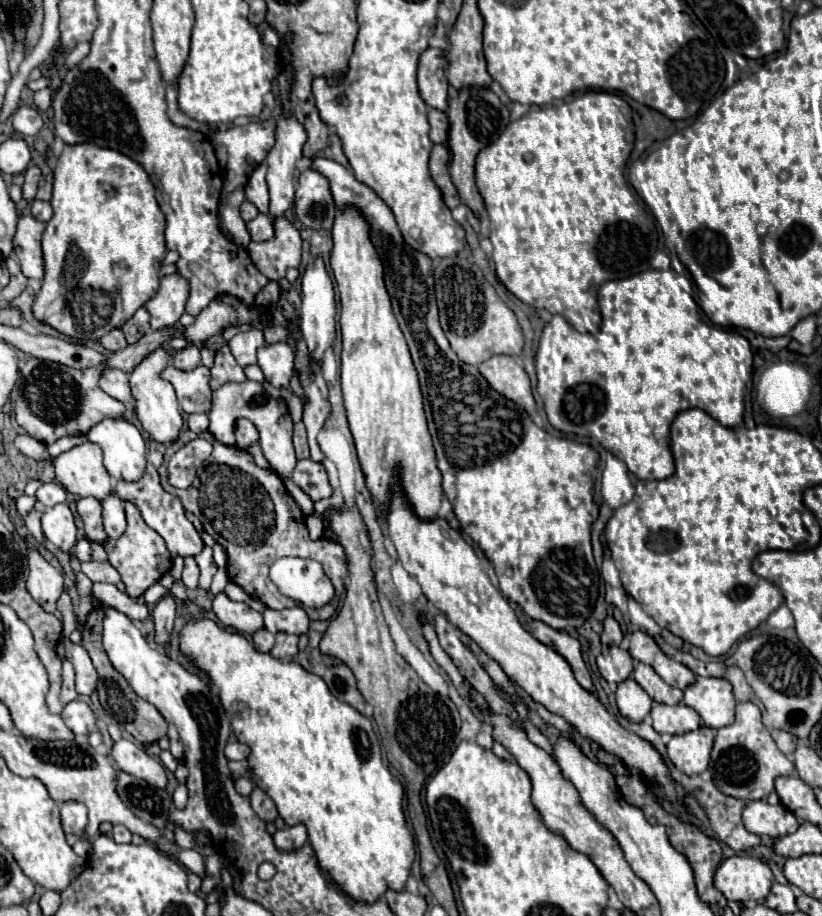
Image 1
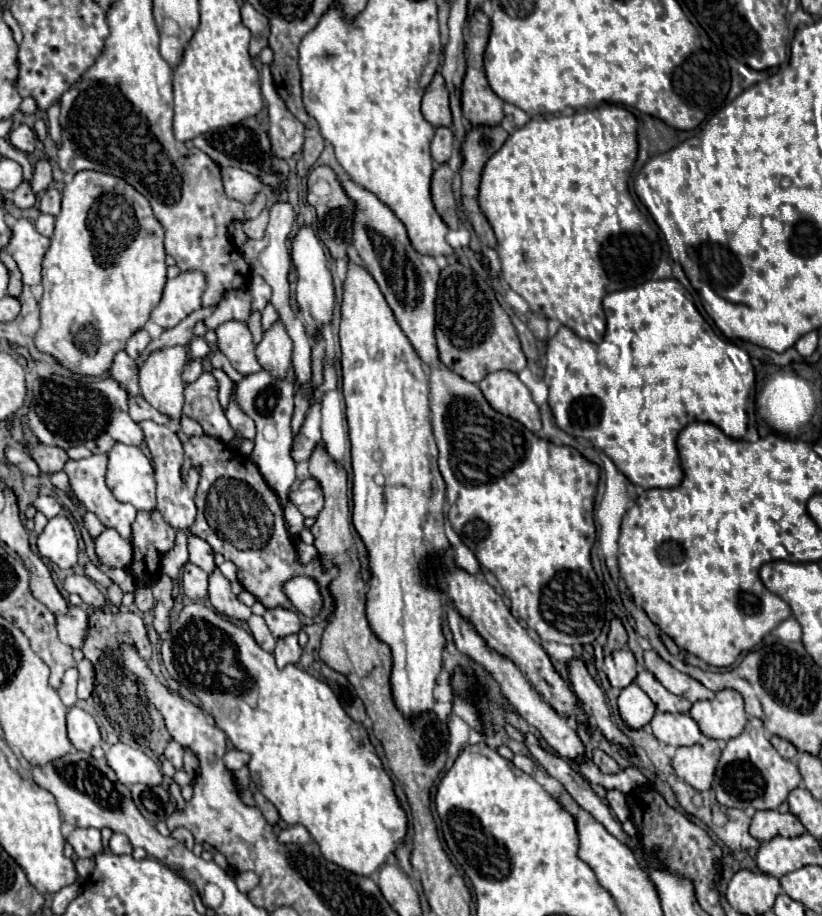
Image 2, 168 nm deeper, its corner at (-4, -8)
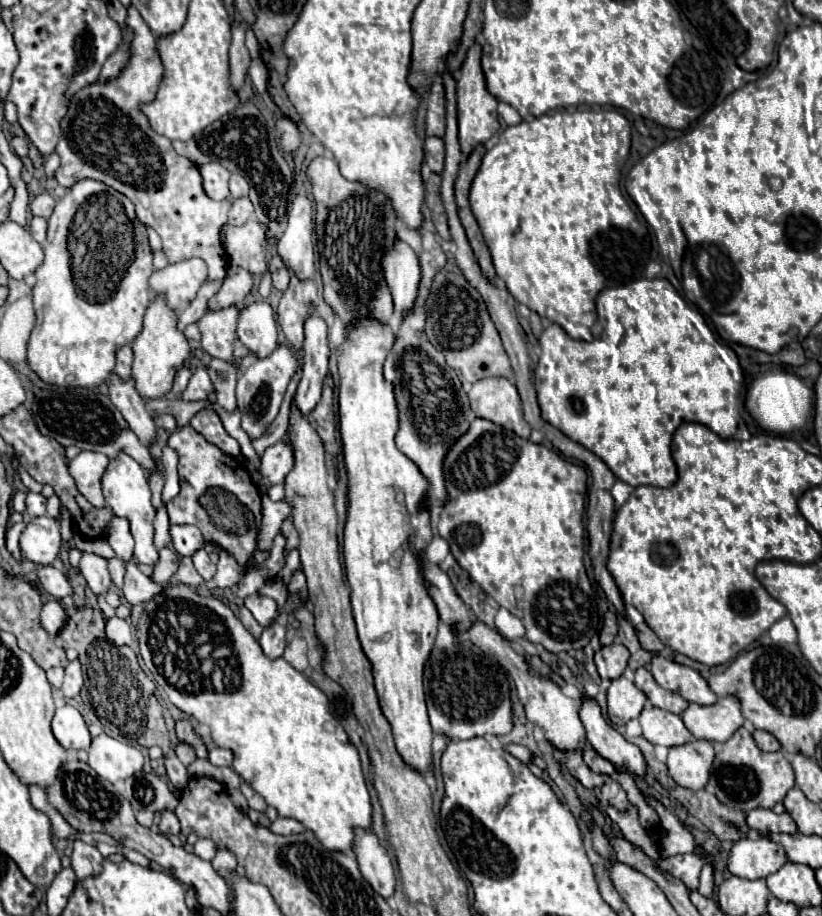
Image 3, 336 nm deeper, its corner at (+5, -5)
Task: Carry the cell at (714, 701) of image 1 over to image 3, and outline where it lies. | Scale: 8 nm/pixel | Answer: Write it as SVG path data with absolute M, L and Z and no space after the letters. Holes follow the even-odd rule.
M727 695L713 705L689 703L681 717L693 737L707 741L727 741L743 725L739 699L733 695Z

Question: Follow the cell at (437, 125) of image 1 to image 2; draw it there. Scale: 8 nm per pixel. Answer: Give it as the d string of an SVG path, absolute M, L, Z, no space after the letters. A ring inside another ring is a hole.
M436 128L432 138L432 158L436 164L444 164L450 160L454 148L454 134L450 128Z

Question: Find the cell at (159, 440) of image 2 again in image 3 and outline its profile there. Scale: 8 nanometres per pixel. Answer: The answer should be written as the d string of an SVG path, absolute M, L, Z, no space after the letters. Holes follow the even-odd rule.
M115 371L109 377L109 397L113 405L121 411L129 429L143 441L143 445L151 447L157 441L157 425L145 411L145 401L135 391L133 379L121 379Z

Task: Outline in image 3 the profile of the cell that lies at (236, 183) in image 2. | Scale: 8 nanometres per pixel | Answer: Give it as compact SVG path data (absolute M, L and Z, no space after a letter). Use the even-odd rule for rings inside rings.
M207 163L207 165L201 165L199 171L203 177L203 189L211 199L215 199L215 201L229 199L229 177L231 177L231 173L223 165Z

